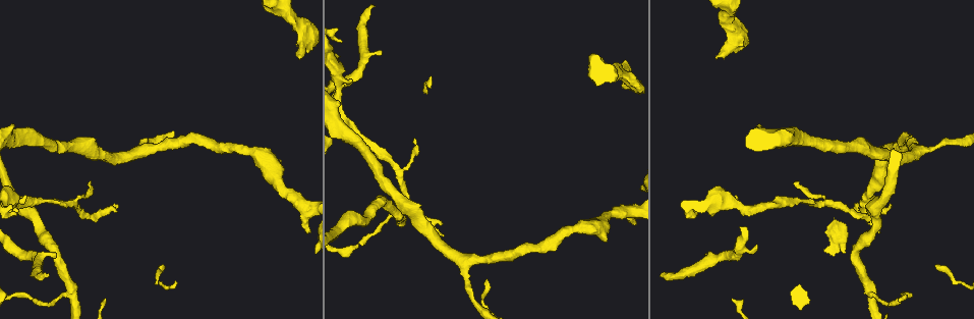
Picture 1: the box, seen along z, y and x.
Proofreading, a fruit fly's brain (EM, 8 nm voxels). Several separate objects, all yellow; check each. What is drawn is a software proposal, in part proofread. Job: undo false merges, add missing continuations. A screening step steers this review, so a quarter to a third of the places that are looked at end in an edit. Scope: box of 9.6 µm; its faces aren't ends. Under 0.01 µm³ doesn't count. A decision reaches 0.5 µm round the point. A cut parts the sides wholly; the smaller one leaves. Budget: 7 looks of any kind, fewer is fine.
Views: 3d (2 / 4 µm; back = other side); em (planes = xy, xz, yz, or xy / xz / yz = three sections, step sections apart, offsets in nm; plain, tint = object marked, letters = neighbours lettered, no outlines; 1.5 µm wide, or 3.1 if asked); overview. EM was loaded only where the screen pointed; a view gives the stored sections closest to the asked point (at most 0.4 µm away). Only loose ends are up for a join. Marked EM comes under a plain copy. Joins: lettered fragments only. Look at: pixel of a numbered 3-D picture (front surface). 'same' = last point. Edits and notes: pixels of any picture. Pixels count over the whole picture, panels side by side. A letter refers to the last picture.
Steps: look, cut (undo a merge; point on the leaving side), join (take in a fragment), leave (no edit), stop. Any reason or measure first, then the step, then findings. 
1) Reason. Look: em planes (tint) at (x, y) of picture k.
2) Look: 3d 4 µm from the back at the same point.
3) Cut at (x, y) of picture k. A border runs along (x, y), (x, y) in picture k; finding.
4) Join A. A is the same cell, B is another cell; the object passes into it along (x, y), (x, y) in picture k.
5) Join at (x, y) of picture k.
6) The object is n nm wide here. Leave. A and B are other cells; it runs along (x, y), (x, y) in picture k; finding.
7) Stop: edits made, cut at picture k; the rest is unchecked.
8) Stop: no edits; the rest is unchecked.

Sharp bend. Look: 3d 2 µm at (396, 215) of picture 1.

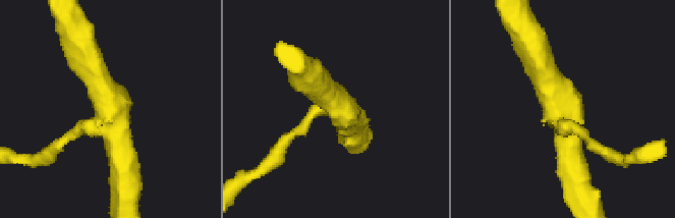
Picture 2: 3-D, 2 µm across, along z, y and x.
Now the EM. Look: em planes (letters) at (339, 106) of picture 2.

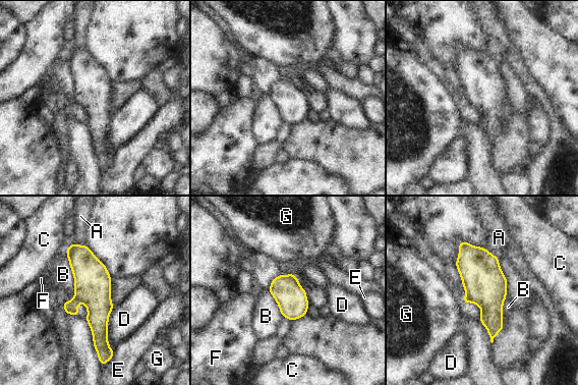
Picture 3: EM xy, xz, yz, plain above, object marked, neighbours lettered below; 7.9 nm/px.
The object is 240 nm wide here; the longest contact is with B, 360 nm. Cut at (71, 307) of picture 3. A, B, C, D, E, F and G are other cells; two cells meet here.

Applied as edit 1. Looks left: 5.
Free end. Look: em planes (letters) at (443, 233) of picture 1.

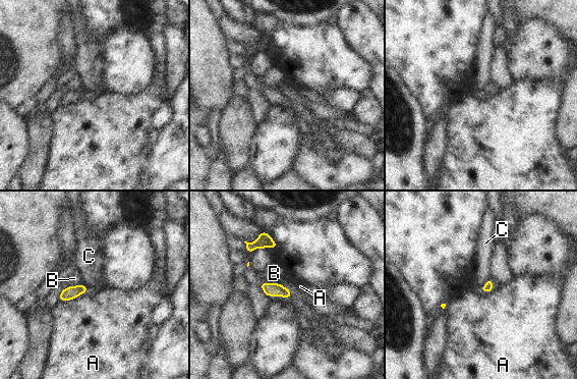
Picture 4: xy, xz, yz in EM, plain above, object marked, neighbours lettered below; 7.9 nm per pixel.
Leave. A, B and C are other cells; a border runs along (491, 277), (481, 289) in picture 4; none of them fits.

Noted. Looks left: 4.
Free end. Look: em planes (letters) at (298, 59) of picture 1.

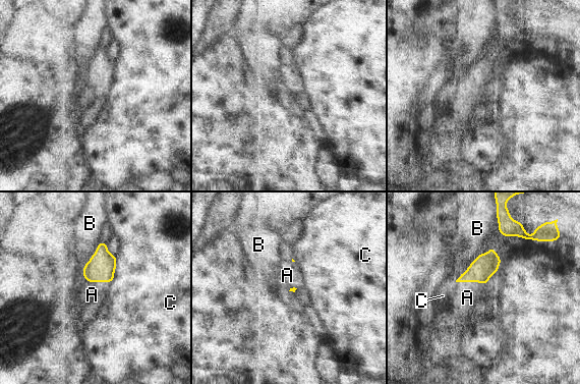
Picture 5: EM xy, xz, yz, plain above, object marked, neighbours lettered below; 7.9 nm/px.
Join A. A is the same cell, B and C are other cells; it goes on there.

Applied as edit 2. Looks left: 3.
Stop: edits made, cut at picture 3, join at picture 5; the rest is unchecked.

